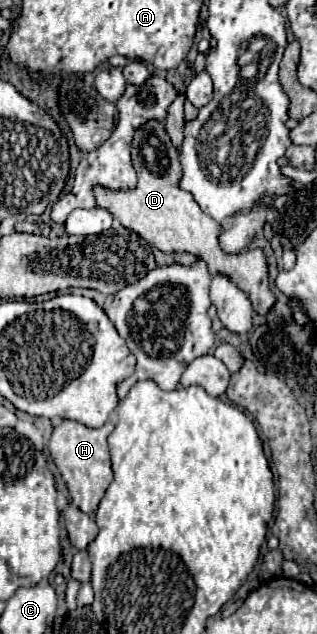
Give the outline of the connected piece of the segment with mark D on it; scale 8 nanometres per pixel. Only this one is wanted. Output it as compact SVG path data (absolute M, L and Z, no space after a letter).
M157 119L147 121L137 129L133 137L133 167L137 171L137 185L133 189L113 189L109 191L103 185L93 187L95 203L107 209L115 219L121 221L123 227L133 229L139 237L143 237L149 245L171 253L171 251L189 251L195 257L203 257L209 265L211 275L227 275L239 289L247 291L253 309L259 315L265 315L273 303L275 295L269 289L267 279L267 261L261 249L247 249L239 255L227 255L217 241L221 225L213 221L209 215L201 211L191 193L181 191L177 187L177 179L181 179L181 165L177 159L177 149L173 147L165 125Z

